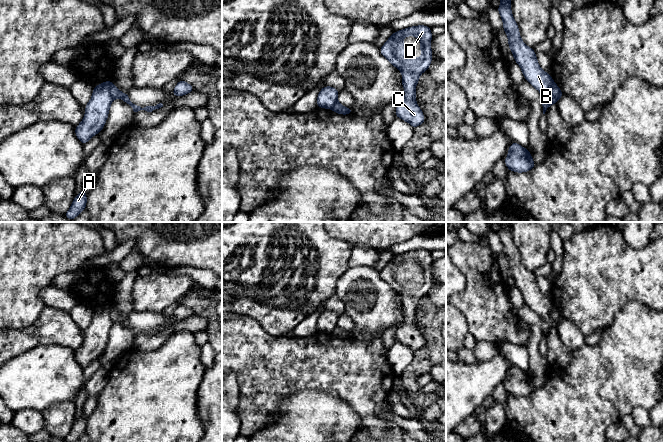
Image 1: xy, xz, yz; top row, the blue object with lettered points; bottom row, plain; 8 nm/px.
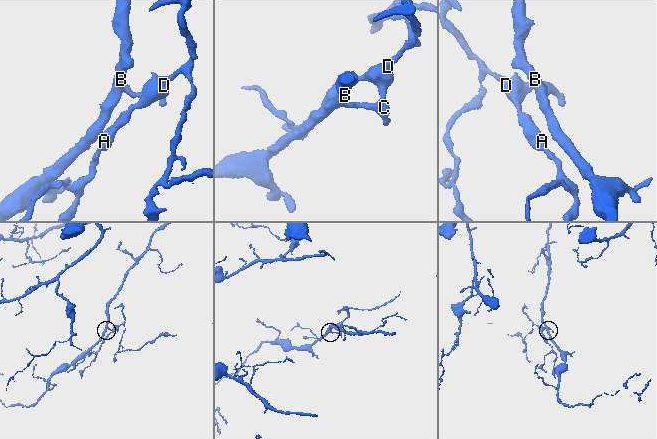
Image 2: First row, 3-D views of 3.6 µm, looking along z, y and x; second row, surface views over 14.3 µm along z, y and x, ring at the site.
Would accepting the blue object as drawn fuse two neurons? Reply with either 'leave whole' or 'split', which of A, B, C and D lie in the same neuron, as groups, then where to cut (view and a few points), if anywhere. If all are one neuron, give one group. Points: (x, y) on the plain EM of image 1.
split; A C D / B; cut in yz along (554, 307), (552, 319), (557, 324)

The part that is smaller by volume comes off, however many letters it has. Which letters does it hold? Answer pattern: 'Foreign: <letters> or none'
Foreign: A, C, D

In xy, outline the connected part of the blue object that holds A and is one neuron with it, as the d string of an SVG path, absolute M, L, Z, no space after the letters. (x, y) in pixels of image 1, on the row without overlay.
M82 413L79 418L77 418L69 432L69 434L64 438L66 442L76 442L83 434L86 433L87 428L87 418Z

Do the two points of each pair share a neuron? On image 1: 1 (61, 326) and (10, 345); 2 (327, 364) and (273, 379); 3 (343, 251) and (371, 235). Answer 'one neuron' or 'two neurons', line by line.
1: one neuron
2: one neuron
3: two neurons

